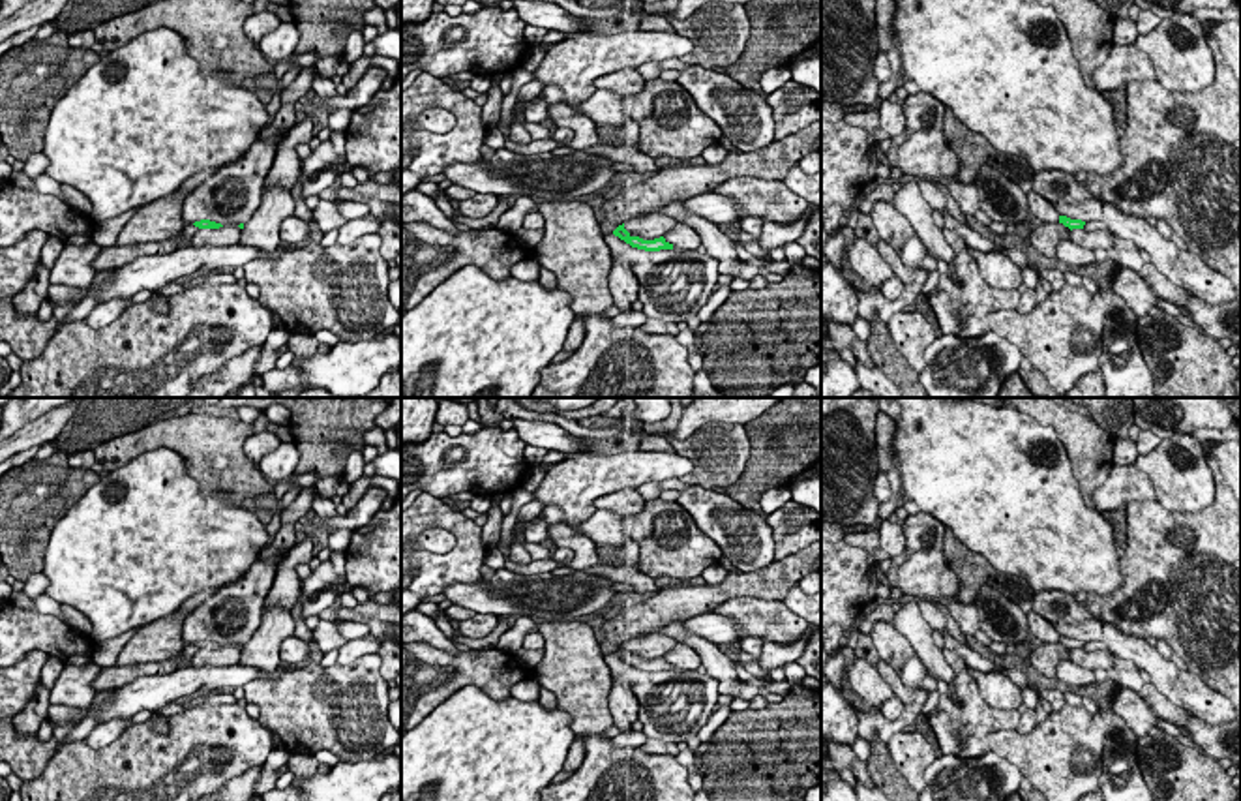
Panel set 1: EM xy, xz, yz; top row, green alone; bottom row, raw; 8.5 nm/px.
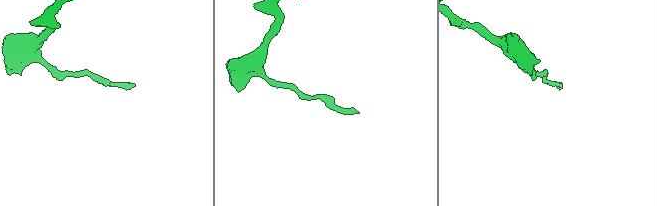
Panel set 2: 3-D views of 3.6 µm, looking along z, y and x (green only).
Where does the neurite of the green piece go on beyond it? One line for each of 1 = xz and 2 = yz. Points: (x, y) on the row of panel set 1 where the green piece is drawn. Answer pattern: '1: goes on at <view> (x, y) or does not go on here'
1: does not go on here
2: does not go on here

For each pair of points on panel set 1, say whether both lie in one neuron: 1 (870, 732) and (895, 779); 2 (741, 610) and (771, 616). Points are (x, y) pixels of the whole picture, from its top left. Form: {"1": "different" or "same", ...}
{"1": "different", "2": "same"}

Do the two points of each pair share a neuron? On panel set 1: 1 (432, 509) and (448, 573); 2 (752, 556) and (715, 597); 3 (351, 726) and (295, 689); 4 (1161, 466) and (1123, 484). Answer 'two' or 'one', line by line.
1: one
2: two
3: one
4: two

